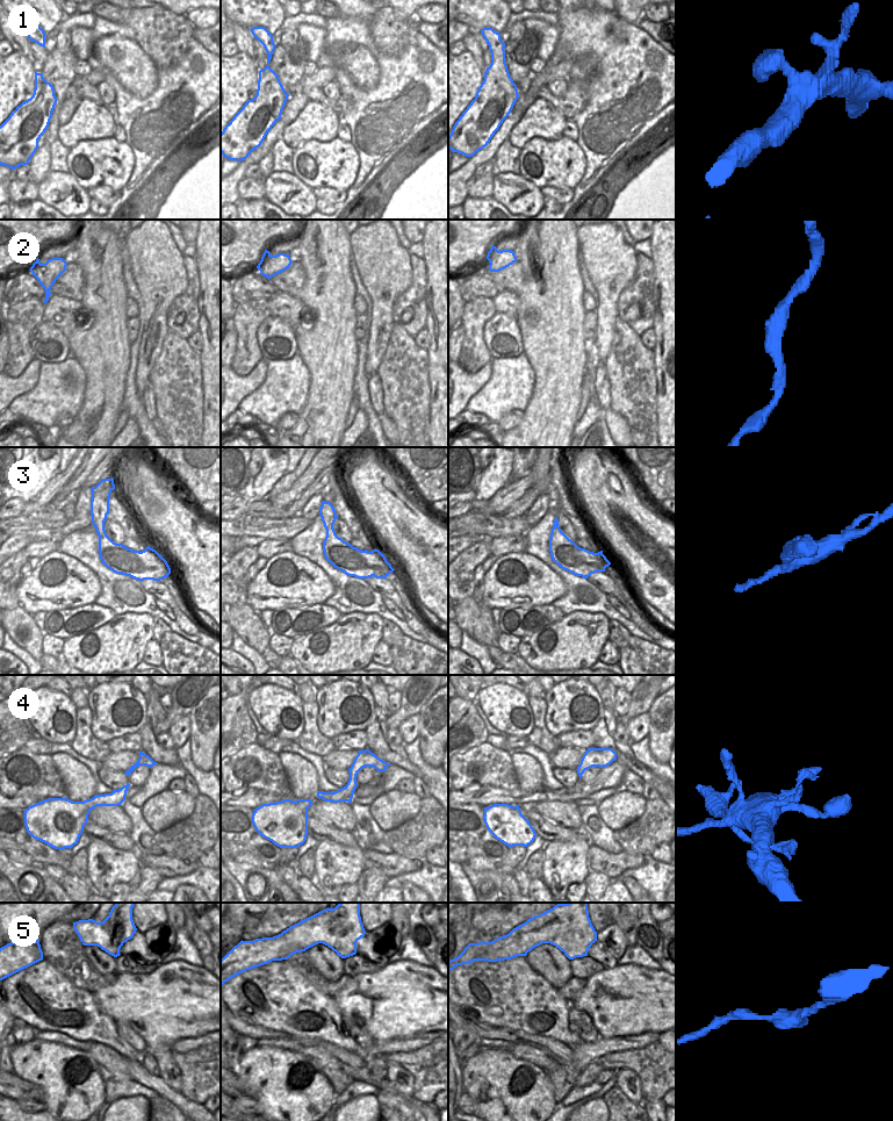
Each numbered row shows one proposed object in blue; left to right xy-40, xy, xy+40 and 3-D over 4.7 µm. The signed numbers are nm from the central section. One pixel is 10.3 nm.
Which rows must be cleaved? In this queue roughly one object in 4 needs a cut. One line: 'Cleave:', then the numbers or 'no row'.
Cleave: no row

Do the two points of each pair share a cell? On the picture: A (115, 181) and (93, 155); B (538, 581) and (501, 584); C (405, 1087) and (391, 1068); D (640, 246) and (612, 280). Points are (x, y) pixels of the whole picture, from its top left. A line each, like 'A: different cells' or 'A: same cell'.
A: same cell
B: same cell
C: same cell
D: different cells

